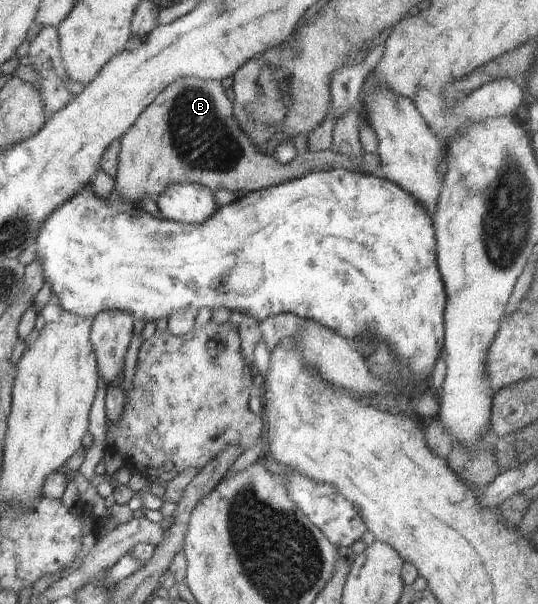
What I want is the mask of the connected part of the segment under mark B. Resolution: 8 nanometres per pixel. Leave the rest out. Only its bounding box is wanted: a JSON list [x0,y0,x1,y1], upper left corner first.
[115,77,382,205]

